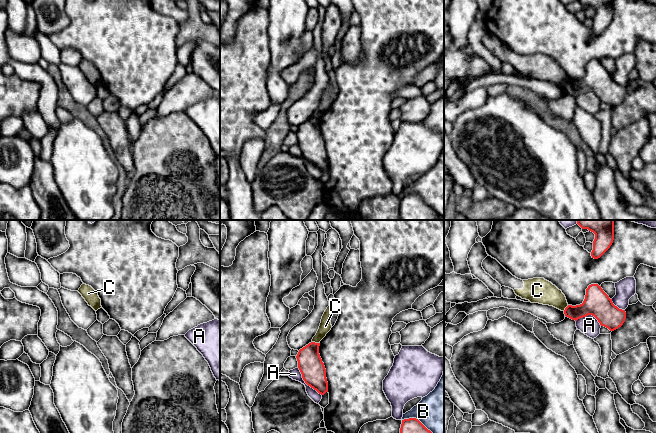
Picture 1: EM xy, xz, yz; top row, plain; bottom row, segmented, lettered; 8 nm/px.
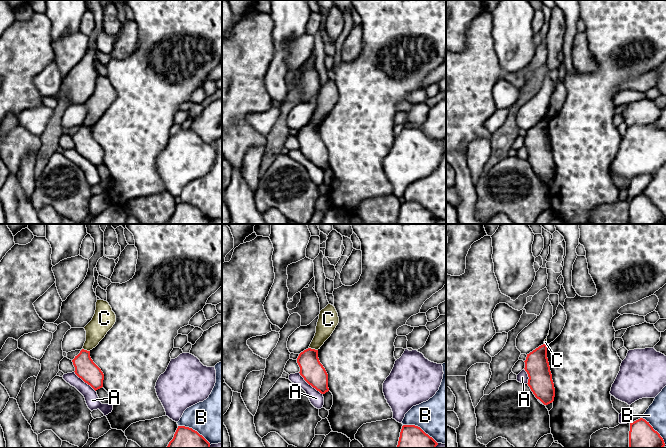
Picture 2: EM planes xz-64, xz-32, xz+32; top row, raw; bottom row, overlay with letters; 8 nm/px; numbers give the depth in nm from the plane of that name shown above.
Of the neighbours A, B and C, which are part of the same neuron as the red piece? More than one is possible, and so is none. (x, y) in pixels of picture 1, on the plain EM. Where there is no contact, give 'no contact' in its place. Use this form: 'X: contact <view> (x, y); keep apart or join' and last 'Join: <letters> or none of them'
A: contact xz (306, 159); keep apart
B: contact xz (419, 197); keep apart
C: contact xz (316, 119); keep apart
Join: none of them

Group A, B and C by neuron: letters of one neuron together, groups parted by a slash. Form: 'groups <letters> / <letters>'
groups A / B / C

